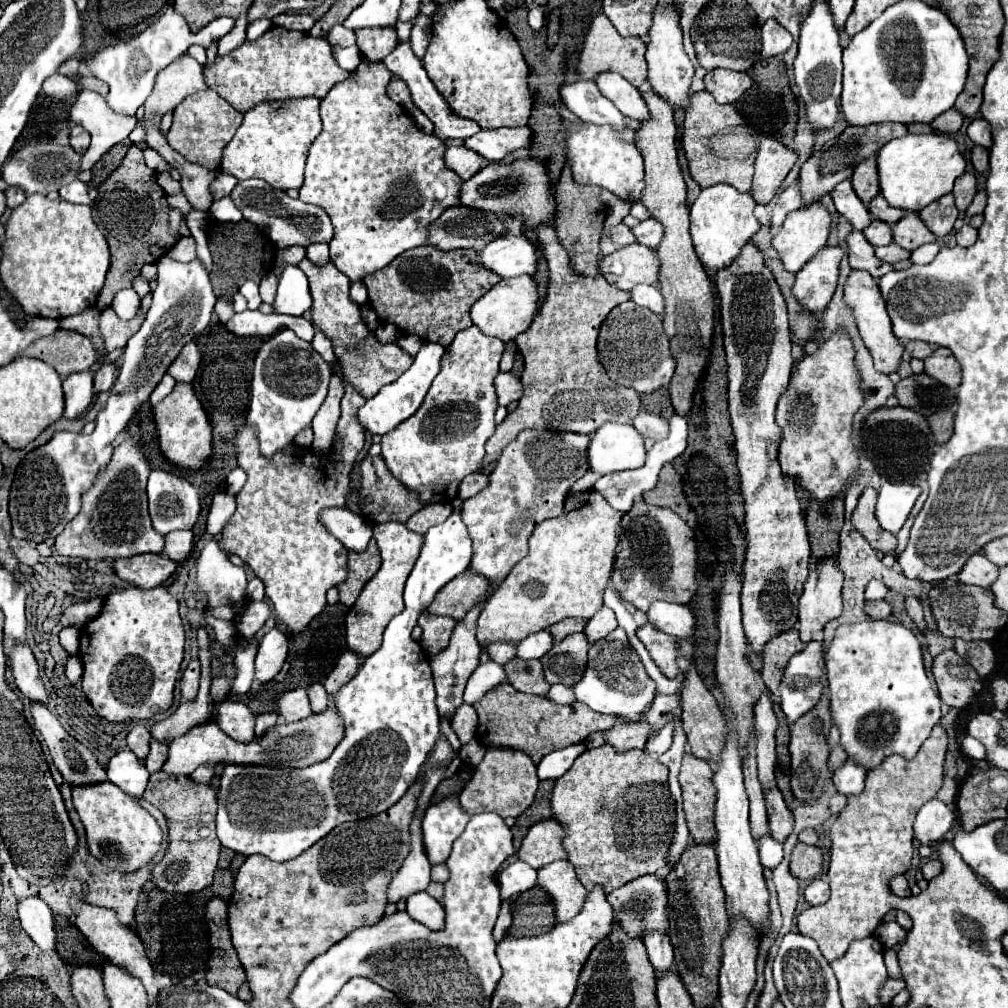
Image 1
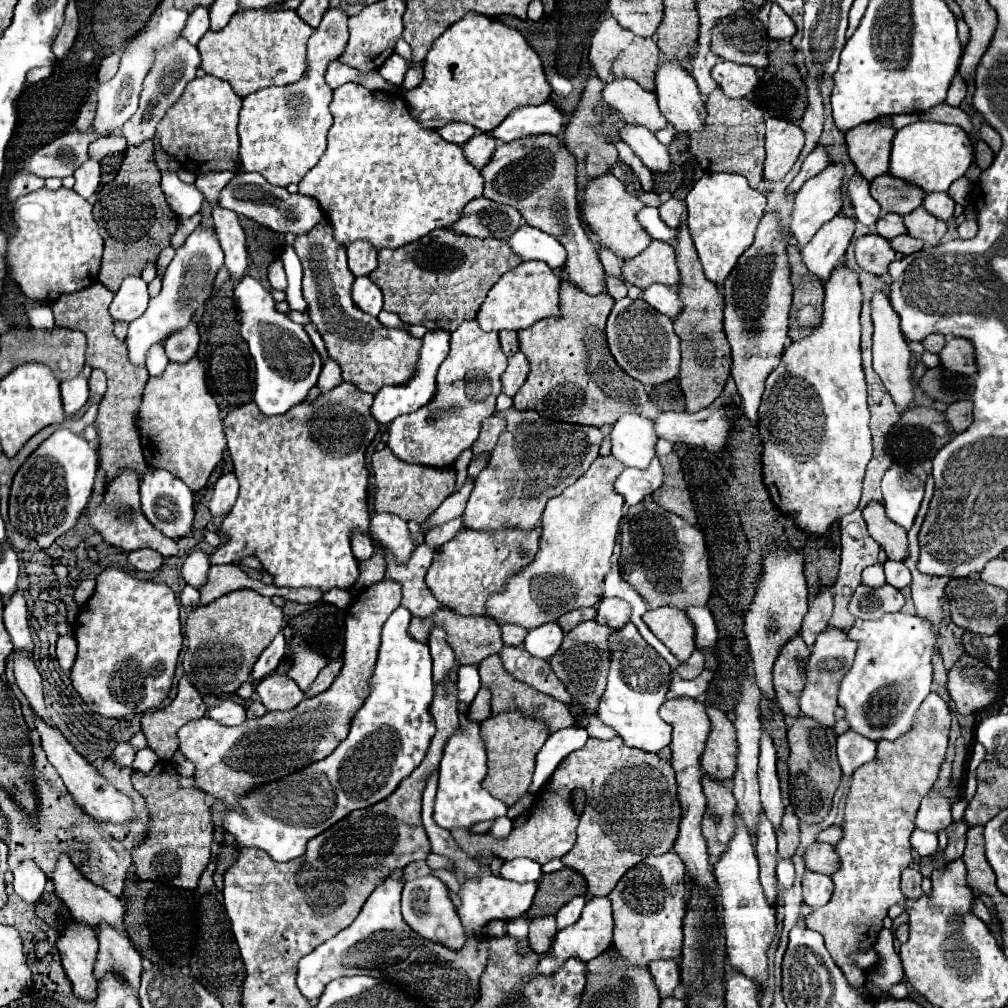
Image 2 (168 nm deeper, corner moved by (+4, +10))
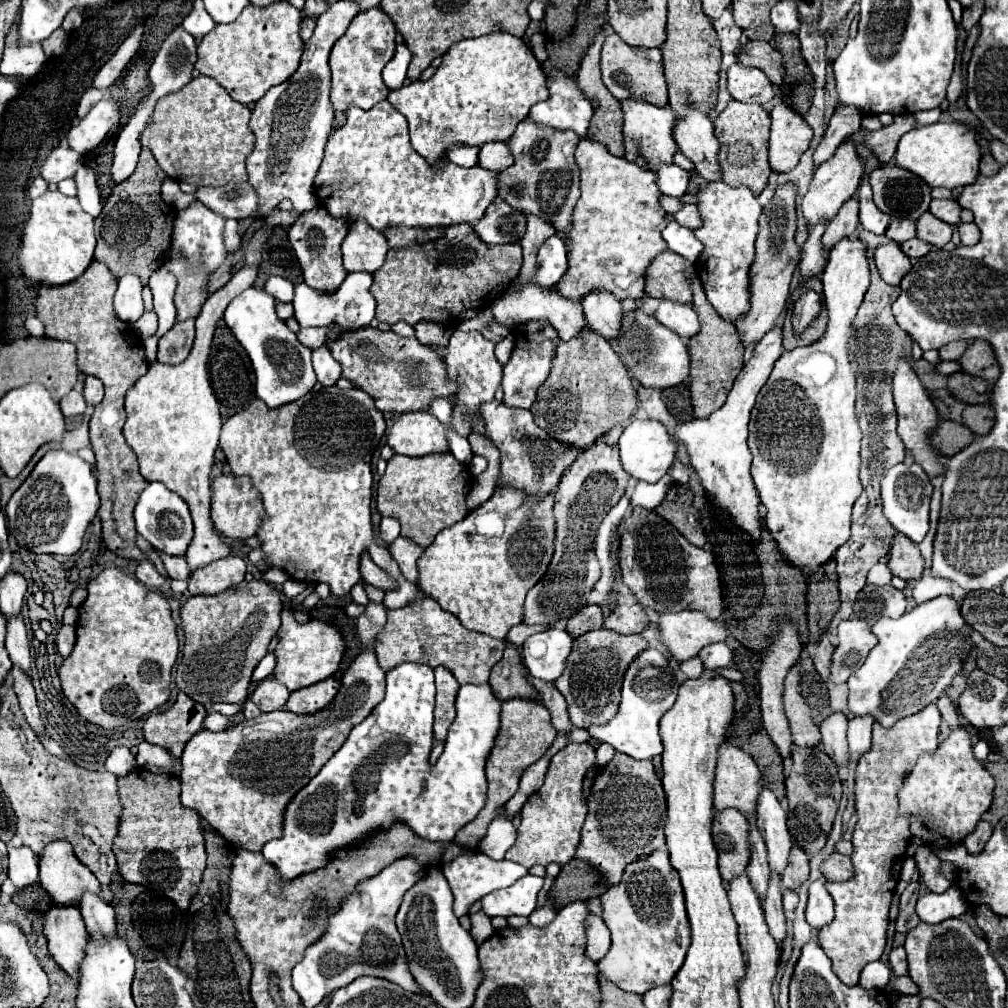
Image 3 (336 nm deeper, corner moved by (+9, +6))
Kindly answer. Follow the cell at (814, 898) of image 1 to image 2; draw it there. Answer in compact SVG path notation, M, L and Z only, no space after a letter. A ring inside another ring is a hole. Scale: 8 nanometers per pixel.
M807 872L803 876L805 904L811 906L813 910L825 906L831 900L831 894L833 894L833 882L829 876L815 874L815 872Z

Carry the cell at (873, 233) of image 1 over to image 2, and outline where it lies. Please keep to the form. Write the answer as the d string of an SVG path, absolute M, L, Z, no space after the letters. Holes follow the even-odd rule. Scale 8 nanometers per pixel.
M883 214L879 222L875 224L875 232L887 240L897 238L901 234L907 234L907 228L903 224L903 216L899 214Z

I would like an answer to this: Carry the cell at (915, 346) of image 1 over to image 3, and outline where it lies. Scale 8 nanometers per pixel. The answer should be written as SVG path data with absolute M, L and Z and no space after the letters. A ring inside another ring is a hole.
M960 340L960 342L948 342L948 344L944 344L938 350L938 354L940 354L942 360L956 360L966 350L966 346L968 346L968 342L964 342L964 340Z

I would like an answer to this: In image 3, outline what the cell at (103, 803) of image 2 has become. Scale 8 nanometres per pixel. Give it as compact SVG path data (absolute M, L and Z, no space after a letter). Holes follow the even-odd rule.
M12 668L12 674L14 674L14 692L20 700L20 708L30 724L30 728L36 732L38 738L42 738L46 734L46 726L44 722L40 720L40 710L38 710L38 704L36 704L36 694L34 694L34 686L30 682L30 678L20 672L18 668Z

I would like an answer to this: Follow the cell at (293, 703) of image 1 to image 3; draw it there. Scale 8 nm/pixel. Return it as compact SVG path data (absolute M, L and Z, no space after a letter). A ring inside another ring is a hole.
M274 678L262 680L256 690L252 692L252 702L262 710L262 712L276 712L286 706L286 700L290 698L290 690L280 684Z

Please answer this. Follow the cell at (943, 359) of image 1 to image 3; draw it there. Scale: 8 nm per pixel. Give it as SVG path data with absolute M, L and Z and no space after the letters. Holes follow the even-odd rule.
M974 340L970 348L966 348L966 352L962 354L962 360L956 360L956 362L962 366L962 372L984 380L996 380L1000 374L992 348L984 340Z

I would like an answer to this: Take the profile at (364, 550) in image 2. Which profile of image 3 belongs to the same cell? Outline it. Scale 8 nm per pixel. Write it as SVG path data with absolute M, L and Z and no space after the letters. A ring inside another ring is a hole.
M362 554L360 556L360 574L362 574L362 580L366 580L368 584L380 588L380 590L390 590L394 588L396 584L390 580L390 576L386 572L382 572L368 554Z

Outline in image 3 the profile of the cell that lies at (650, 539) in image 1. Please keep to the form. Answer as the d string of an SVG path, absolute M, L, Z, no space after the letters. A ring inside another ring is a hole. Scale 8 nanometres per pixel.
M634 508L624 520L624 530L620 534L620 570L624 584L638 602L658 614L700 610L712 620L722 614L722 590L714 556L690 544L670 522L652 510Z

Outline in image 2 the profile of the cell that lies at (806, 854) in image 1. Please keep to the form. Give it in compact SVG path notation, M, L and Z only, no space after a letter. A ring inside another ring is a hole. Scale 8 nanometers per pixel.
M825 842L813 844L805 854L805 862L807 862L809 870L821 872L827 876L831 876L835 870L839 870L839 856L835 852L835 846L825 844Z

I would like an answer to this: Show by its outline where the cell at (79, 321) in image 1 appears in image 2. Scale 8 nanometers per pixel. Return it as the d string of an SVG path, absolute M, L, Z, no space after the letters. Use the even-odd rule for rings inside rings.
M95 282L79 292L59 296L55 304L51 302L51 310L55 314L55 326L81 330L87 336L87 364L107 374L107 392L99 402L99 414L95 420L97 434L99 434L99 442L97 442L99 468L105 474L105 486L109 480L115 480L115 476L119 476L119 472L123 472L125 468L135 468L139 480L143 480L143 476L149 470L141 452L141 440L135 426L137 408L141 404L141 392L147 384L149 374L147 368L133 366L129 362L127 344L113 334L113 318L109 314L109 304L113 296L115 294L107 290L101 282Z

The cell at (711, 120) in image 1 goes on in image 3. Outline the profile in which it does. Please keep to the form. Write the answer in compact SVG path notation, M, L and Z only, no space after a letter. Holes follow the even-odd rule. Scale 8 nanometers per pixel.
M730 100L728 106L714 120L714 132L720 142L718 164L722 168L722 180L730 186L746 186L758 196L768 182L770 166L768 166L768 132L770 132L770 116L758 104L740 104Z

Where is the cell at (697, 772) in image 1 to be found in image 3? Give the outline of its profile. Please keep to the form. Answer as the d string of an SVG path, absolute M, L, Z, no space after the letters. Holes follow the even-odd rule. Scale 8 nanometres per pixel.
M736 808L716 810L712 822L712 840L718 850L720 874L726 882L744 872L750 852L748 852L748 824L746 816Z

